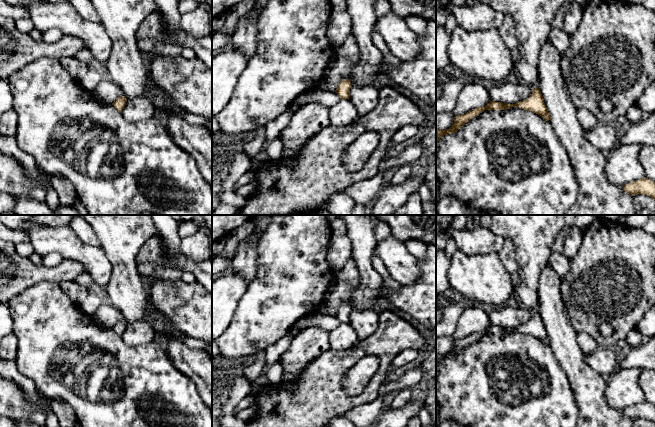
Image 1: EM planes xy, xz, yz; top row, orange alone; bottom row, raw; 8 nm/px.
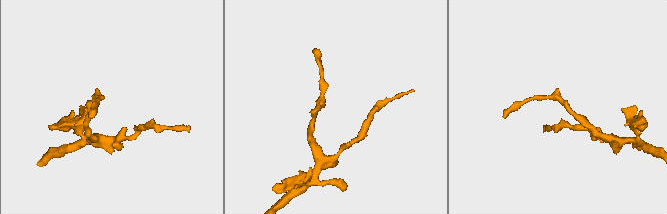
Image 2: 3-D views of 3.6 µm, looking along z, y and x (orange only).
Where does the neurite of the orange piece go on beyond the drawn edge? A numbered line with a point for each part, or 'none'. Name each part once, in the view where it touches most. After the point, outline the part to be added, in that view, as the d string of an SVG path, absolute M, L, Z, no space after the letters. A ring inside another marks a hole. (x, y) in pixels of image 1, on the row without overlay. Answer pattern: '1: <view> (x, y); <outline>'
none

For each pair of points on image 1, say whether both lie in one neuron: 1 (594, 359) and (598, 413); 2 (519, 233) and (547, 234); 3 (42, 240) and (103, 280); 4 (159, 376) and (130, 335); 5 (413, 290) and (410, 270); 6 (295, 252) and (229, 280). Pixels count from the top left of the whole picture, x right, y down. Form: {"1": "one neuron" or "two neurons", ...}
{"1": "two neurons", "2": "one neuron", "3": "one neuron", "4": "two neurons", "5": "two neurons", "6": "two neurons"}

